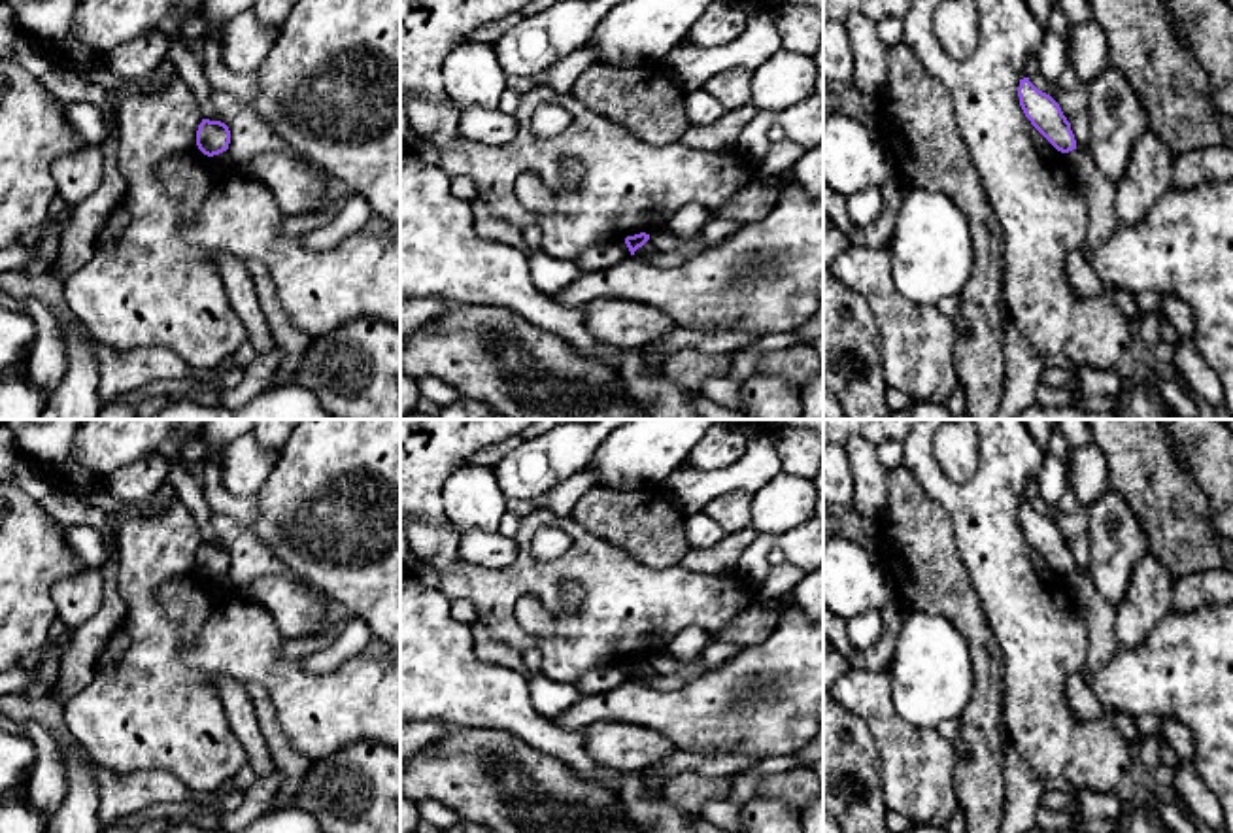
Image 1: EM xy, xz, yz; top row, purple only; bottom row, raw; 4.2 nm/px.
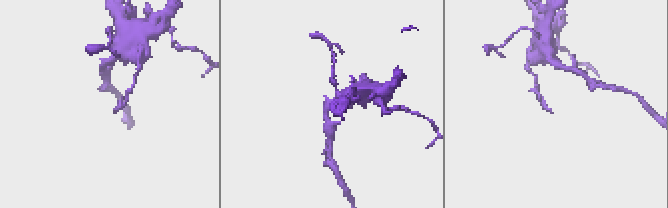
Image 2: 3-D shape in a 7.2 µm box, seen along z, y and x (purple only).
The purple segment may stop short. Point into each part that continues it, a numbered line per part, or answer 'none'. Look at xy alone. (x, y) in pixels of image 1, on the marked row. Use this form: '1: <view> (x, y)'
none

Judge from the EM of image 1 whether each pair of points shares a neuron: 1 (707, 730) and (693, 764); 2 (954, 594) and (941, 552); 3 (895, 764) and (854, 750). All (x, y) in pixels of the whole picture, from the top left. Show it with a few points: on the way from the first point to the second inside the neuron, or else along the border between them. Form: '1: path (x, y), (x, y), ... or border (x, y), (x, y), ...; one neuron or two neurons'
1: border (676, 748), (703, 754), (743, 754); two neurons
2: path (945, 584), (941, 580), (941, 561); one neuron
3: border (860, 716), (875, 743), (884, 801); two neurons

